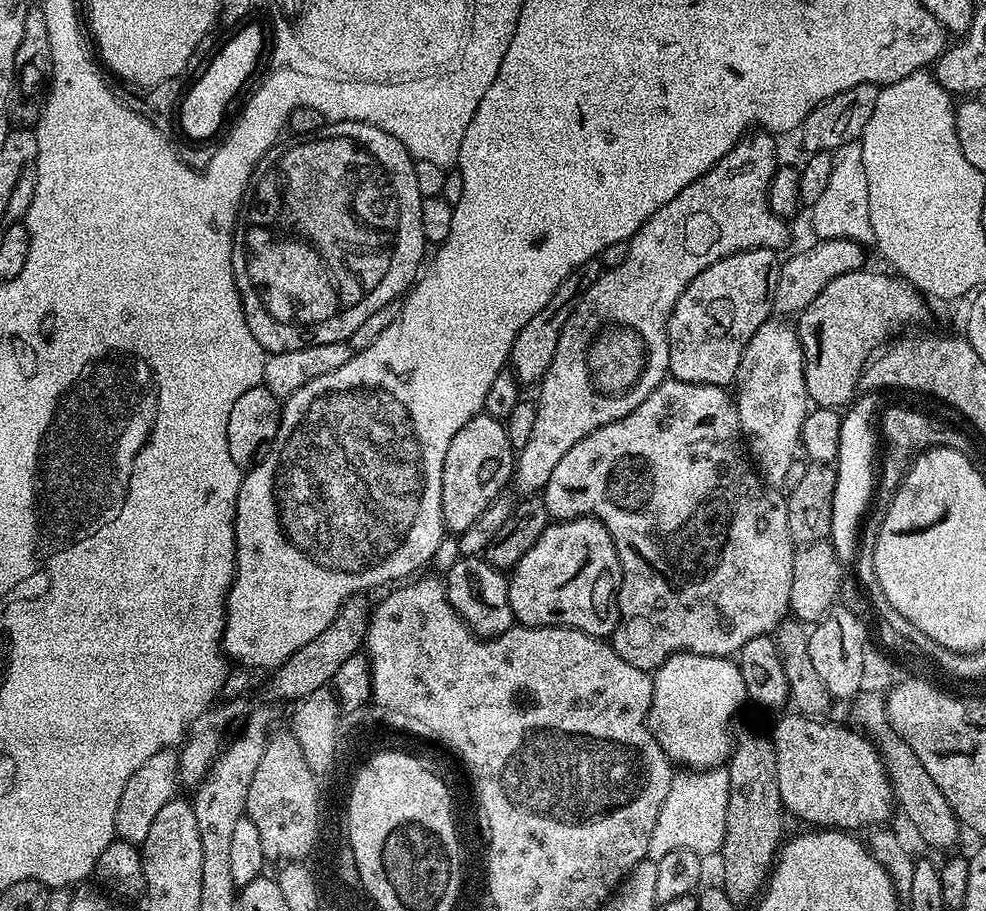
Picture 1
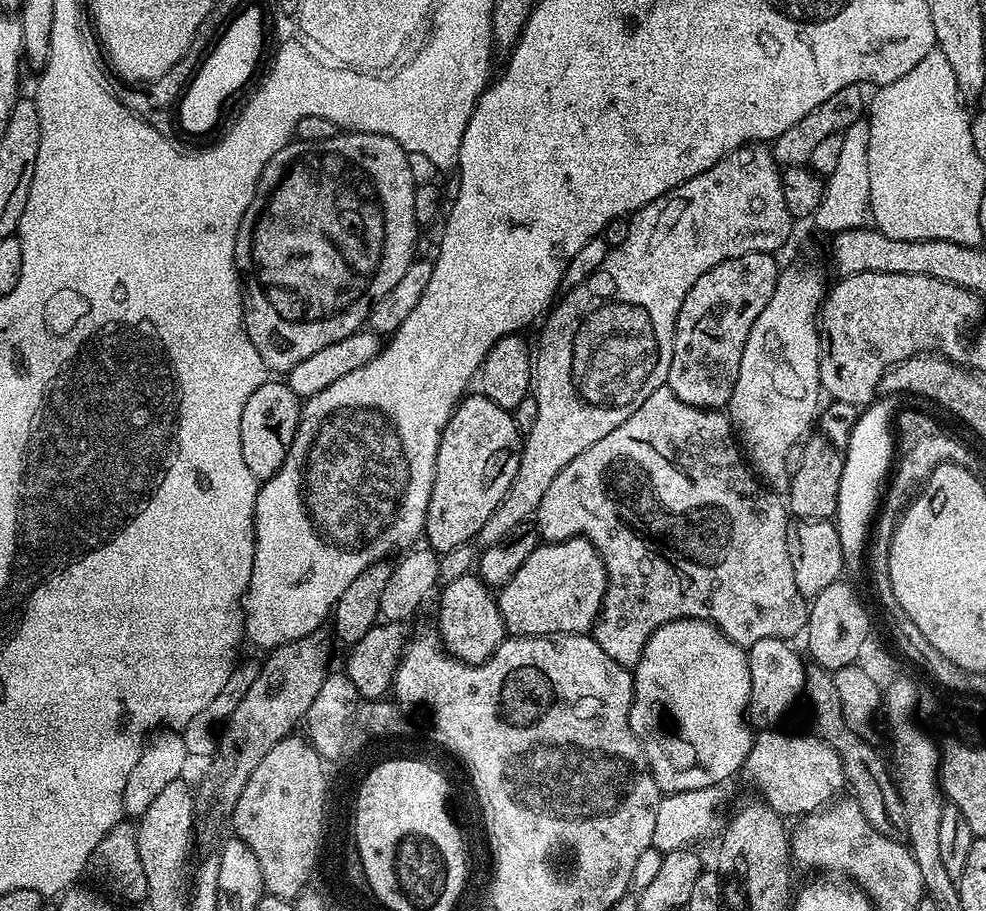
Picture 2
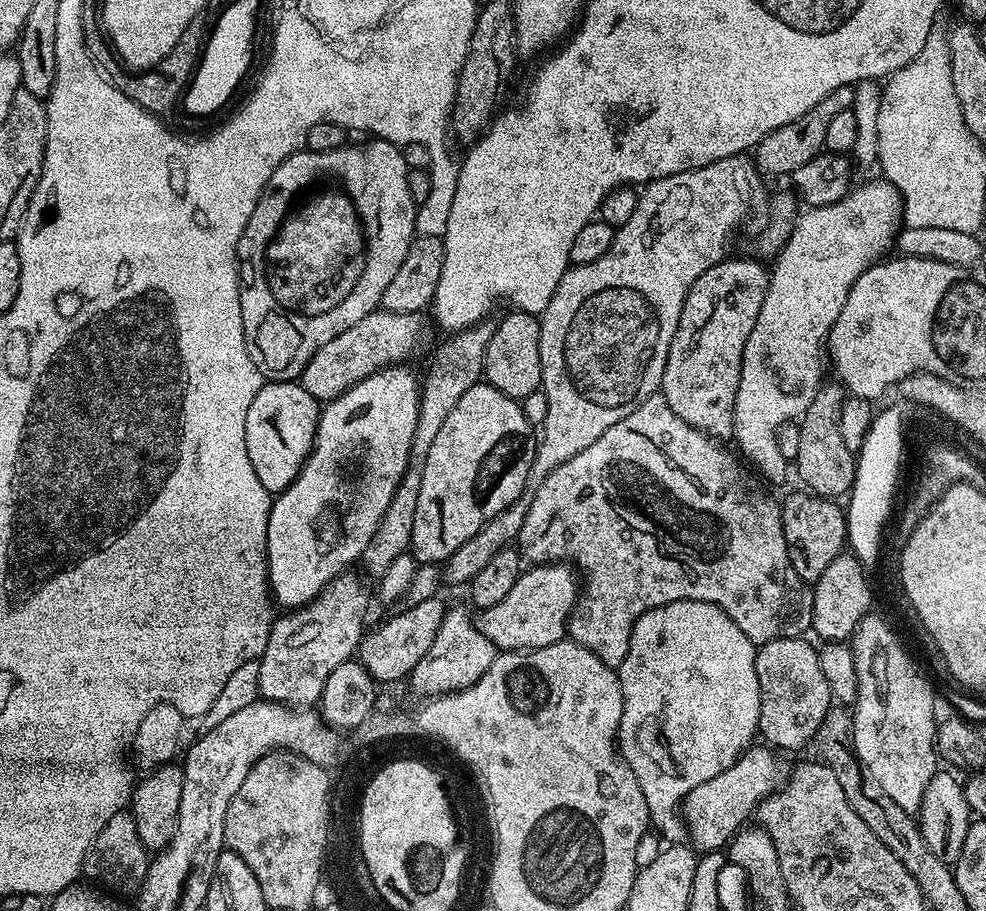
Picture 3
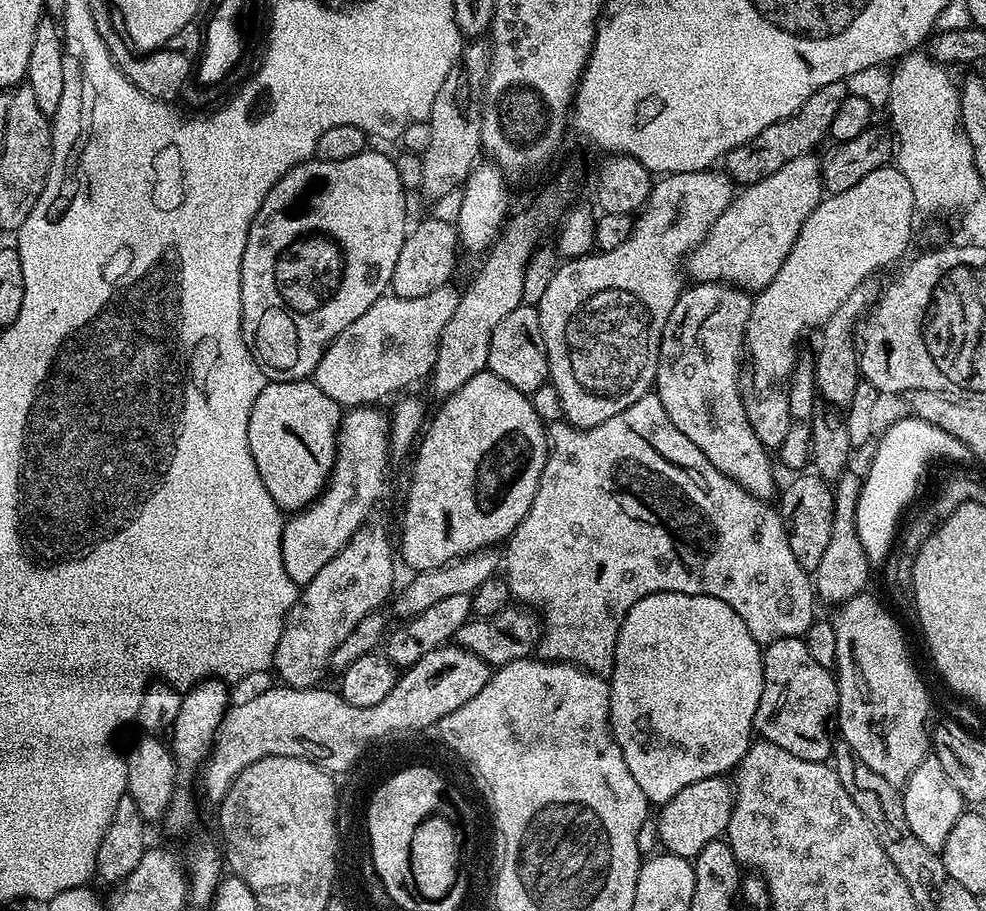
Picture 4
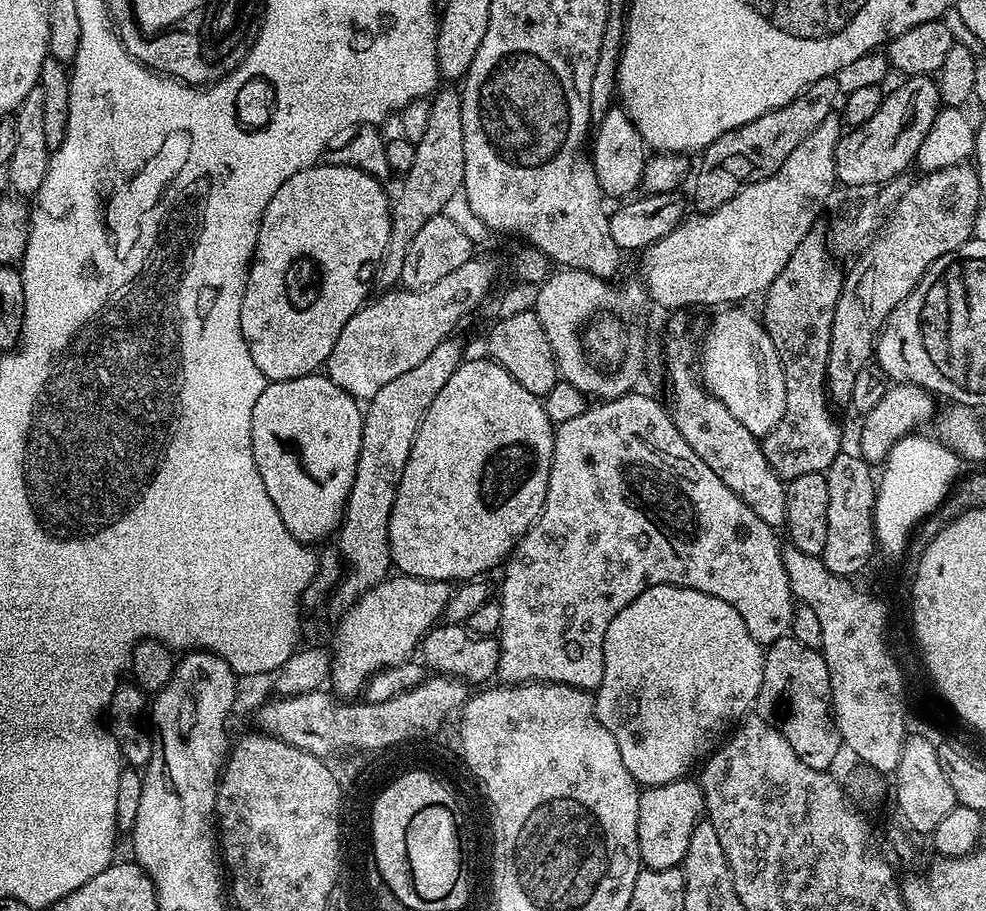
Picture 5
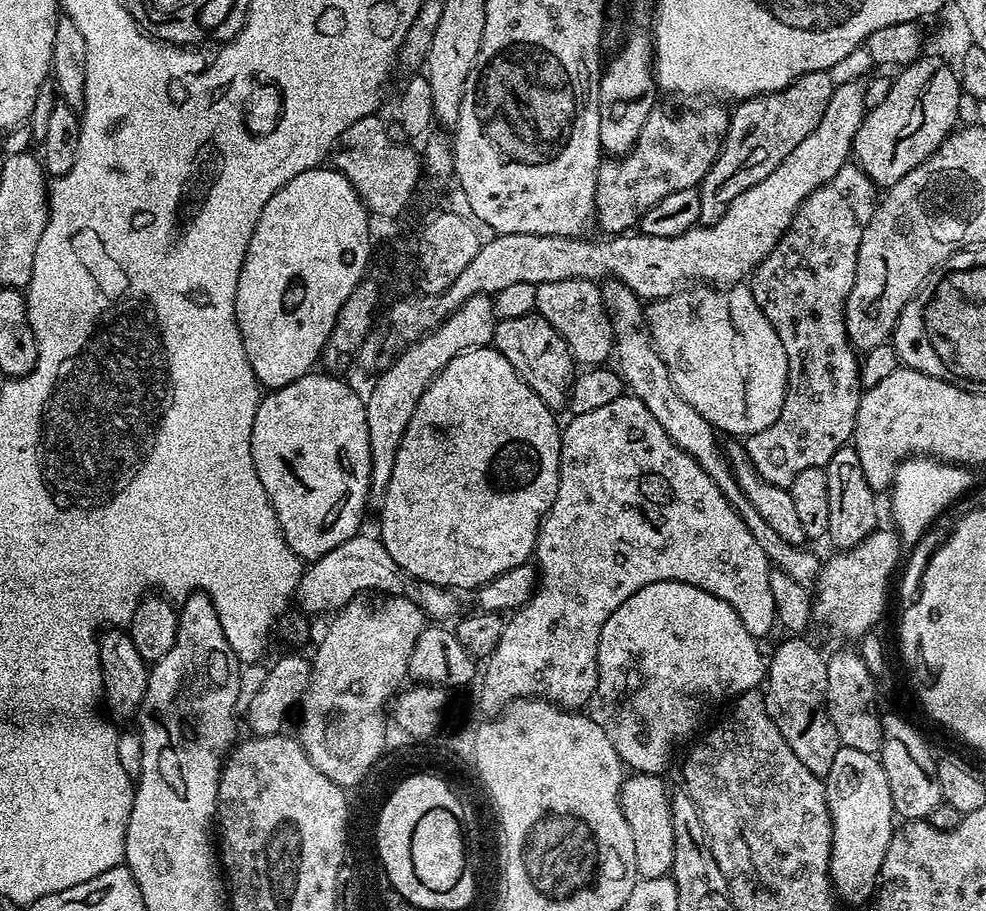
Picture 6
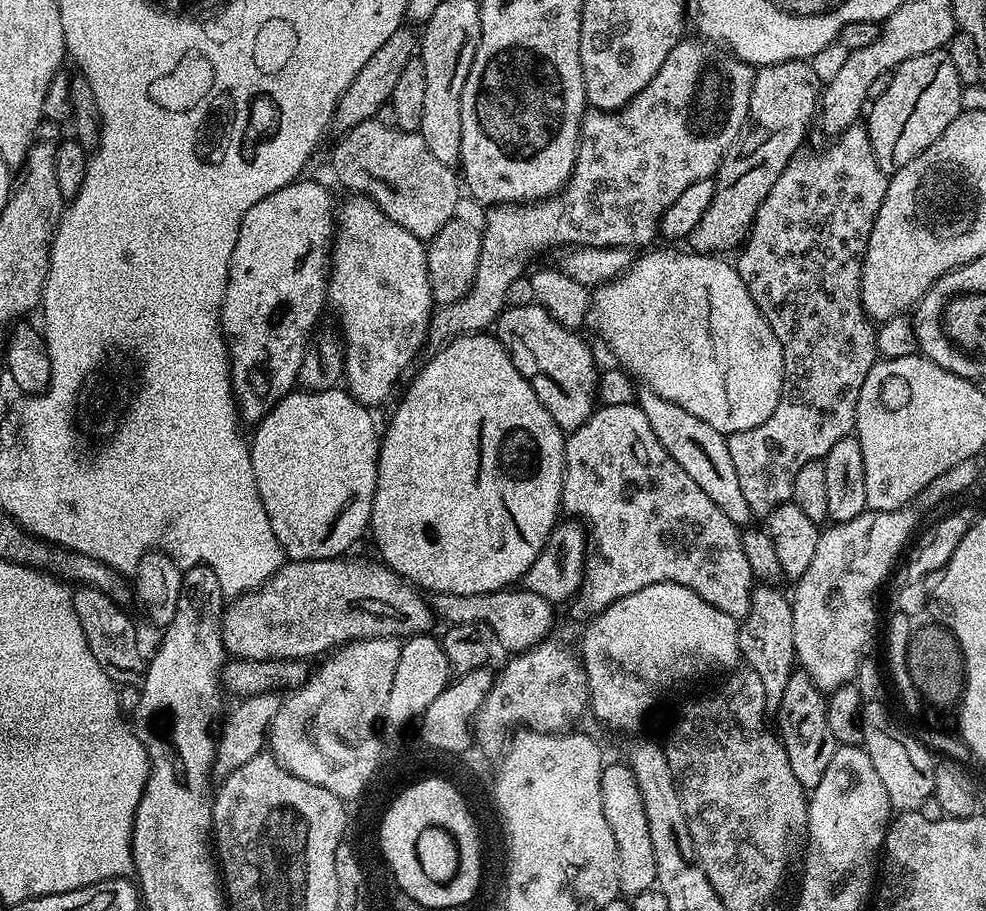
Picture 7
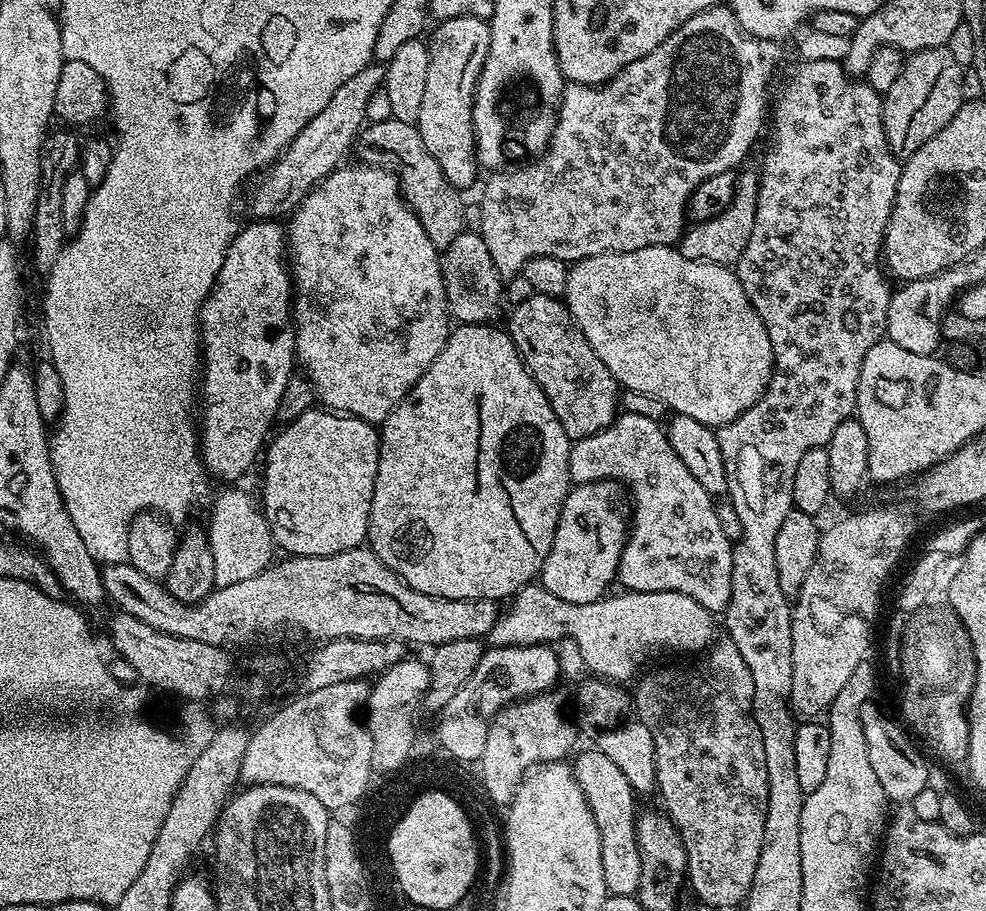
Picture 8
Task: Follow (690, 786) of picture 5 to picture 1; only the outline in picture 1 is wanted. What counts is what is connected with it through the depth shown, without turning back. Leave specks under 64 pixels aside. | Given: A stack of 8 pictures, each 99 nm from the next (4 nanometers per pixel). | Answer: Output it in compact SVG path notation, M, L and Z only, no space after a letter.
M789 711L789 716L784 716L770 731L770 739L772 748L776 751L776 769L778 770L778 782L780 783L780 797L784 803L785 809L789 813L792 812L800 820L805 820L805 825L815 826L820 830L857 830L856 828L868 828L871 824L880 824L876 826L884 826L888 819L892 816L892 808L894 812L894 793L892 783L888 781L888 771L884 769L884 762L880 759L880 755L876 752L862 732L857 732L851 726L843 728L840 724L827 724L827 719L813 718L810 716L801 716L799 712Z

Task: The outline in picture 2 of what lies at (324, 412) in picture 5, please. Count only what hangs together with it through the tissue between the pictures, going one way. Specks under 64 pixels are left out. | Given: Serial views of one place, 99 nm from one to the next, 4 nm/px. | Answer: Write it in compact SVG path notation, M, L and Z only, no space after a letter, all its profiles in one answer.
M284 382L263 384L258 386L258 390L254 390L254 394L250 394L246 407L242 409L240 437L242 438L242 458L257 482L270 479L282 466L290 450L290 442L294 438L296 428L300 425L301 407L301 397L295 396Z

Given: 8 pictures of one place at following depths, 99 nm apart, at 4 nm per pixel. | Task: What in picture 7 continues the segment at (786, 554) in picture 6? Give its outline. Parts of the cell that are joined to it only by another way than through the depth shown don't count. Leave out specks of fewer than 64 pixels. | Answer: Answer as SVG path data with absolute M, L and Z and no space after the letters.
M649 388L637 389L636 403L639 405L650 428L658 438L666 452L670 454L682 470L694 479L710 500L734 522L737 528L749 527L754 520L754 513L750 510L745 494L742 492L741 483L738 481L738 472L731 461L730 450L725 433L707 425L702 418L687 413L682 406L662 398L656 391Z

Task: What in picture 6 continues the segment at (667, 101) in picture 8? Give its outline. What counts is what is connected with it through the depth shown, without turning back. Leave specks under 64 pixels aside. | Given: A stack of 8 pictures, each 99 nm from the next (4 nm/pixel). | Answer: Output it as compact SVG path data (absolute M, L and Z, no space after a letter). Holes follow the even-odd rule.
M700 108L677 116L654 110L648 115L634 147L624 156L605 159L596 175L596 212L604 231L601 233L624 234L635 229L646 210L666 194L695 188L703 182L728 131L730 112L724 108ZM491 295L470 298L458 310L451 312L435 330L413 340L377 375L381 376L377 378L376 385L366 392L364 402L366 426L370 430L370 496L373 501L384 499L402 434L418 406L418 398L426 394L426 386L430 386L432 379L442 371L446 362L450 362L450 358L458 358L458 354L471 348L489 347L497 319Z

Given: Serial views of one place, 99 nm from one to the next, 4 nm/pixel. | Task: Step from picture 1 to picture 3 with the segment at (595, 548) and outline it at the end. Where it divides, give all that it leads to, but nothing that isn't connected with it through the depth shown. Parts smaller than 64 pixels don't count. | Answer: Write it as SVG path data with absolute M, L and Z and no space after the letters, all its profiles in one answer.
M567 563L528 566L521 571L518 582L514 582L510 594L506 594L498 606L490 606L479 613L478 623L482 634L486 634L500 652L550 646L565 639L577 595L578 576Z

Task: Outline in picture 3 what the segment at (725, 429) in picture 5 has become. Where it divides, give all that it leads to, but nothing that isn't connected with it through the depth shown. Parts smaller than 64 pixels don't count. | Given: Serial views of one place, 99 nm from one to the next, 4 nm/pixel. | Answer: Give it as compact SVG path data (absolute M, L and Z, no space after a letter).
M726 258L721 264L714 265L698 278L698 282L694 282L682 306L678 330L670 342L666 370L658 389L659 395L663 396L670 410L674 410L678 418L682 418L682 422L699 428L701 432L720 442L733 435L732 419L735 395L738 394L739 379L742 378L743 350L762 309L770 273L767 267L764 269L756 260L732 259Z

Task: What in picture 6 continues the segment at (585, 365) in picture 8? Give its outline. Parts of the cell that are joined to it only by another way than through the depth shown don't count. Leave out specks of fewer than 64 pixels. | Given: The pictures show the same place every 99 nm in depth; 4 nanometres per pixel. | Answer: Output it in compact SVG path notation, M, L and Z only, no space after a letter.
M529 314L522 318L506 318L505 320L497 319L496 329L492 335L492 344L498 351L504 355L506 362L514 366L514 370L546 402L546 406L553 410L560 410L568 403L568 391L572 388L574 379L574 361L568 344L538 314Z

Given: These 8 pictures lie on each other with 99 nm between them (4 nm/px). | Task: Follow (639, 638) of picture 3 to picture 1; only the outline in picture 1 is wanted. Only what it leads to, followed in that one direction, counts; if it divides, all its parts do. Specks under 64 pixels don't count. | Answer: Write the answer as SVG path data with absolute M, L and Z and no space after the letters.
M676 652L666 658L666 662L651 673L651 677L652 701L647 725L668 759L673 765L688 770L721 767L727 761L734 743L730 731L733 727L732 715L746 704L739 663L727 656Z

